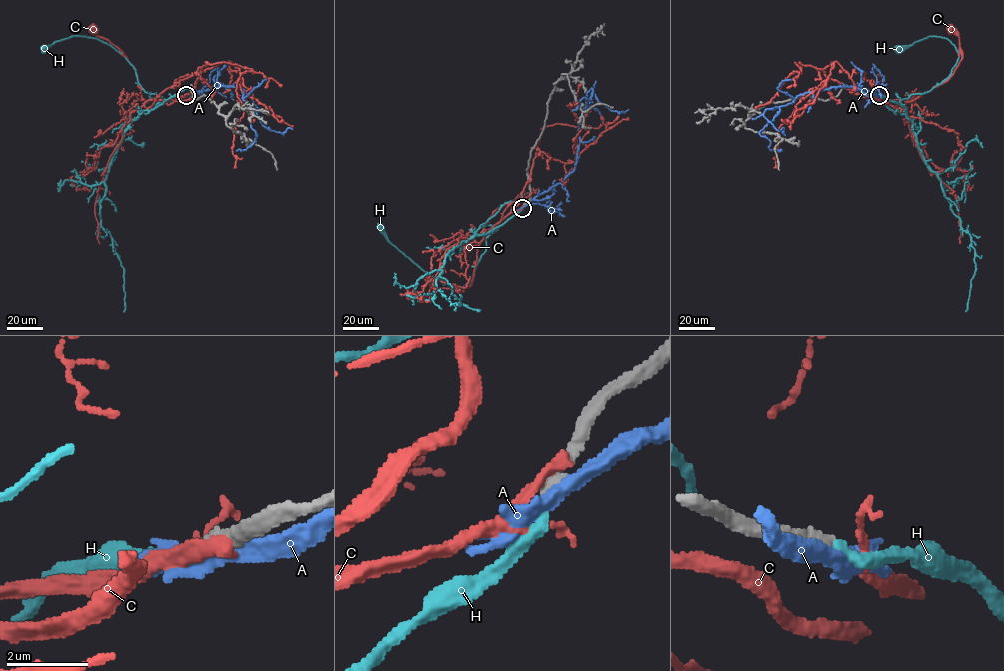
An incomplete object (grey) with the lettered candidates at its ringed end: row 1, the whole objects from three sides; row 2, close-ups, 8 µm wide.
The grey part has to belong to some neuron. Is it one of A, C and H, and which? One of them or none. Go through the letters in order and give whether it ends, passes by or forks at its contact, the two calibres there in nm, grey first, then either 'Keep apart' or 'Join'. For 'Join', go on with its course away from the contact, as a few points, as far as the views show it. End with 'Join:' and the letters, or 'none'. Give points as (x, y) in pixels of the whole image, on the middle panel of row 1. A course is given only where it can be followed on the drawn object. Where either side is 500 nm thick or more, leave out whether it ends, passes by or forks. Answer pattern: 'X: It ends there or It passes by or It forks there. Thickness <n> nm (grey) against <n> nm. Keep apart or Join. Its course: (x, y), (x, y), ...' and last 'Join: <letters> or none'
A: It passes by. Thickness 320 nm (grey) against 360 nm. Keep apart
C: It ends there. Thickness 380 nm (grey) against 360 nm. Keep apart
H: It ends there. Thickness 280 nm (grey) against 280 nm. Join. Its course: (522, 208), (486, 238), (486, 250), (476, 266), (472, 279), (461, 287), (421, 269), (393, 245), (380, 227)
Join: H

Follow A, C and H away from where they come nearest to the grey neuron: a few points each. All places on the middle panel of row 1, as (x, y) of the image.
A: (522, 207), (573, 170), (578, 120), (591, 88), (591, 99), (583, 97), (572, 111)
C: (522, 206), (511, 211), (485, 233), (477, 248), (477, 262), (468, 287), (462, 290), (434, 287), (428, 279)
H: (522, 208), (486, 238), (486, 250), (476, 266), (472, 279), (461, 287), (421, 269), (393, 245), (380, 227)

